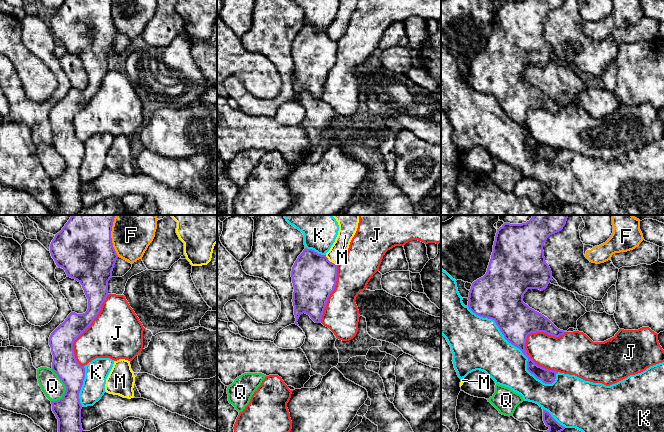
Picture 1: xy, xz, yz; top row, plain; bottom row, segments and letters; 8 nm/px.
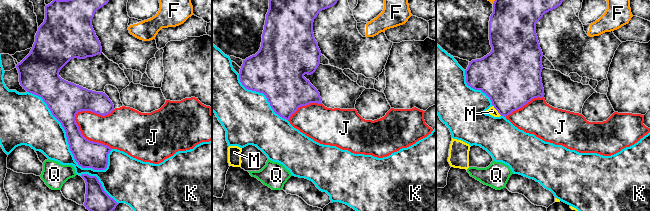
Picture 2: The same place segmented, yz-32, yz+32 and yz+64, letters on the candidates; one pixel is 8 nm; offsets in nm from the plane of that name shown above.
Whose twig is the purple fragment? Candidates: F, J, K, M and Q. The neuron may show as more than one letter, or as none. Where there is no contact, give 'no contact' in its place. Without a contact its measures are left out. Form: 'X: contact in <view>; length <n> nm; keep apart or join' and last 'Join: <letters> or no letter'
F: contact in xy; length 260 nm; keep apart
J: contact in yz; length 400 nm; keep apart
K: contact in yz; length 950 nm; keep apart
M: contact in xz; length 130 nm; keep apart
Q: contact in xy; length 260 nm; keep apart
Join: no letter

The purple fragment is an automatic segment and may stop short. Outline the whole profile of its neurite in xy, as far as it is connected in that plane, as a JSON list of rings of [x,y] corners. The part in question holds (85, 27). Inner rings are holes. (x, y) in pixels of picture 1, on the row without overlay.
[[[65,0],[50,20],[56,41],[82,61],[88,75],[85,89],[71,88],[49,113],[52,146],[66,163],[61,175],[51,177],[52,187],[58,195],[55,215],[75,215],[83,207],[79,169],[85,144],[75,134],[73,119],[91,101],[109,71],[108,57],[118,34],[111,14],[112,2]]]

